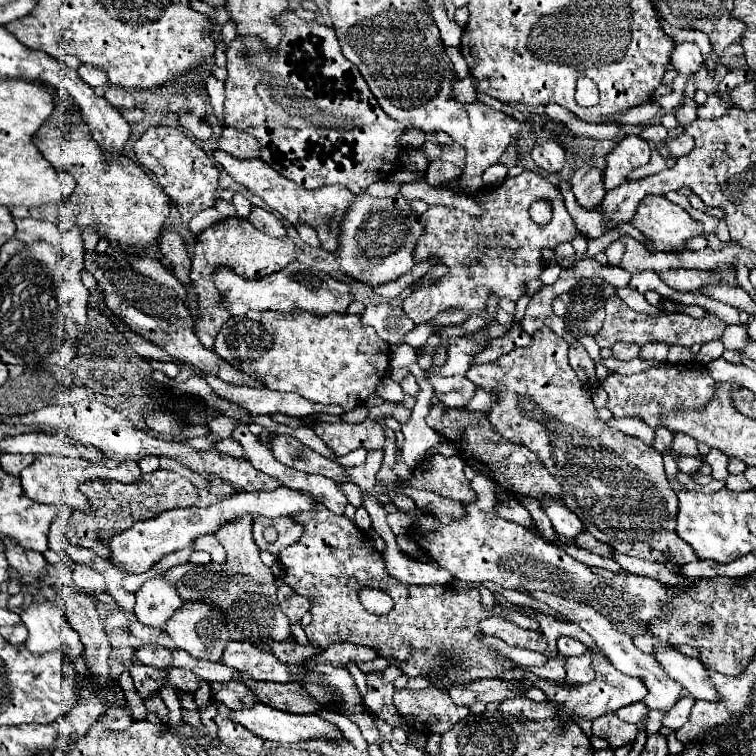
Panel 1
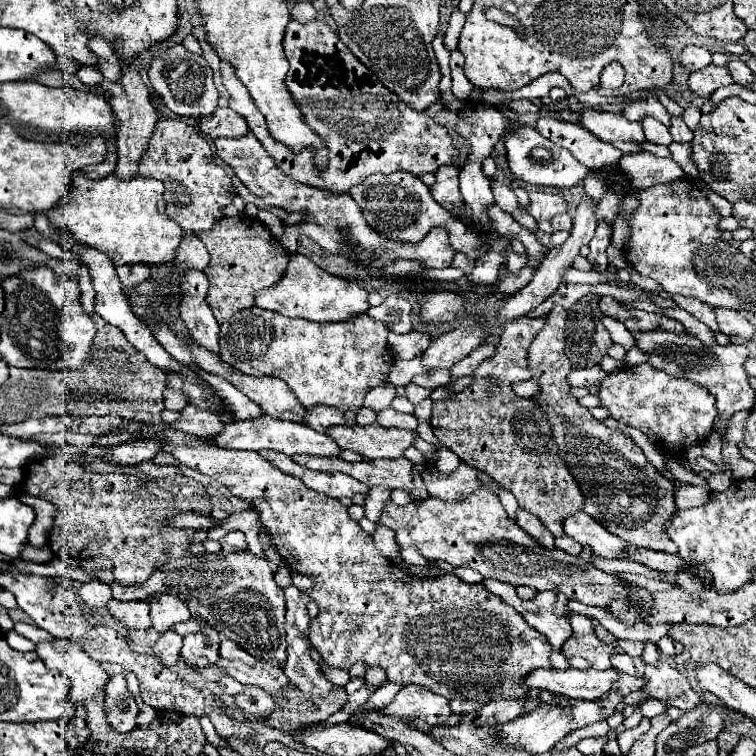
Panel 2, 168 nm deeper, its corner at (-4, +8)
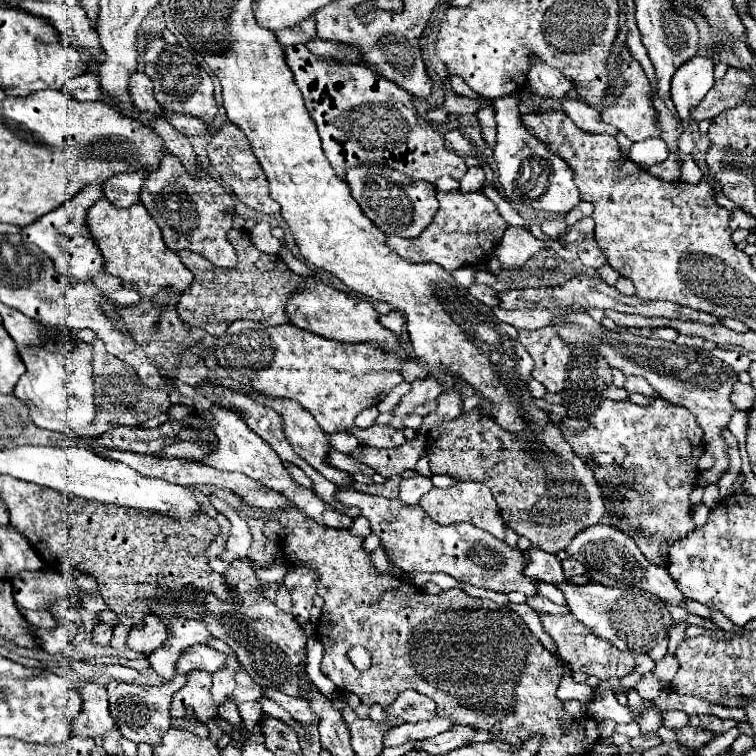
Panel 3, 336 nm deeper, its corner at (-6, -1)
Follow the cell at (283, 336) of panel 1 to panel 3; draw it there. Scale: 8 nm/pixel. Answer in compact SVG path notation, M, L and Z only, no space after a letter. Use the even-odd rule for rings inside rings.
M234 321L228 325L226 333L218 337L216 351L214 355L218 357L218 365L224 367L230 377L238 383L248 385L250 389L268 395L272 399L292 399L300 403L308 413L314 415L316 423L322 427L324 433L336 433L336 431L346 431L354 425L354 419L360 411L376 405L386 393L390 393L398 383L402 383L400 375L400 365L402 359L408 357L406 351L396 351L396 353L384 353L382 349L370 345L370 343L336 343L328 341L320 335L312 335L304 329L298 329L296 325L262 325L262 323L252 323L252 321Z

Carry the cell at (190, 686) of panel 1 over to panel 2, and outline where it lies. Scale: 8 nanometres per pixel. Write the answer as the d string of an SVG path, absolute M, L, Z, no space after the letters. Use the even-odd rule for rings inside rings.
M224 676L224 678L218 682L218 686L220 686L226 694L238 694L238 692L242 692L242 684L236 682L236 680L230 678L230 676Z

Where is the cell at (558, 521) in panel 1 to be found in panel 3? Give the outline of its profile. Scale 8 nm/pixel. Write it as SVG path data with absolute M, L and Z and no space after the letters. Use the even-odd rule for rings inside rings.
M606 523L592 525L592 527L584 529L584 533L578 533L572 539L572 543L568 545L568 549L564 549L564 551L570 557L574 557L576 561L580 561L588 569L592 581L596 581L596 583L602 583L606 587L632 585L632 587L644 589L648 593L654 593L656 597L660 597L662 601L666 601L670 605L684 607L684 595L680 593L680 589L672 581L672 577L668 575L668 569L650 563L640 553L640 549L636 547L636 543L626 533L622 533L620 529L616 529L616 527L610 527Z

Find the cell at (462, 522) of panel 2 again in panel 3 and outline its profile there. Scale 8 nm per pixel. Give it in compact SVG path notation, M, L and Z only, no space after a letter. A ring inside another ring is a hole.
M338 489L338 501L344 505L358 507L370 521L372 533L380 537L380 545L386 549L390 563L406 573L448 573L462 583L486 587L492 591L508 593L518 591L526 597L536 595L536 581L522 575L526 567L522 553L510 549L504 541L484 533L482 529L468 523L440 525L434 523L420 505L404 505L400 499L386 499L378 495L366 495L354 489Z

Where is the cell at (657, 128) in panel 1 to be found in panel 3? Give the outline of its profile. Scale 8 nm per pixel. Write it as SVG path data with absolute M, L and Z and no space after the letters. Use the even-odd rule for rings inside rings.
M646 139L646 141L638 141L638 143L632 143L630 147L630 159L634 163L640 163L640 165L656 165L656 163L662 163L666 161L668 157L668 147L662 139Z

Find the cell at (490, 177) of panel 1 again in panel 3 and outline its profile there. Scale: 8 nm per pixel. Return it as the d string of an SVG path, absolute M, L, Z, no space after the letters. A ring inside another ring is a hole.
M470 167L468 173L460 179L460 191L470 193L470 191L480 191L484 183L484 169L482 167Z

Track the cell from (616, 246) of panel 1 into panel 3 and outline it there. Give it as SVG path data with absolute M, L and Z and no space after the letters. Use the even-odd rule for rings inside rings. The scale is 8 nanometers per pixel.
M696 55L692 61L682 65L674 77L670 87L670 99L676 105L676 111L682 121L682 135L680 135L680 153L692 153L694 139L690 129L690 109L696 107L702 97L712 89L714 85L714 63L708 57Z

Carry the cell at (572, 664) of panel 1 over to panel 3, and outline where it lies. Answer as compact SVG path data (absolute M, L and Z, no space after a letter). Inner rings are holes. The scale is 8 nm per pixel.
M564 613L564 615L540 615L542 627L544 631L550 635L550 639L556 645L556 653L568 661L568 665L572 667L572 671L584 671L586 675L596 675L602 681L612 679L612 677L624 677L628 673L634 671L634 655L628 651L620 651L614 645L610 645L608 641L596 637L592 631L584 629L584 625L580 625L580 621L576 621L576 617L572 617L572 613Z

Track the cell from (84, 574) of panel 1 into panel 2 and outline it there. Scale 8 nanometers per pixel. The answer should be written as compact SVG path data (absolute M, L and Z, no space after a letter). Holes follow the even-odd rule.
M90 580L78 588L78 596L90 608L104 608L112 598L112 592L110 592L110 584L102 580Z

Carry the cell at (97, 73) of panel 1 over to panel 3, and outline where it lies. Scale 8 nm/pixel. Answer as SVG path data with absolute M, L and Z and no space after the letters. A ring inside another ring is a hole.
M82 73L72 77L64 87L64 93L76 101L98 101L100 99L100 81L94 73Z

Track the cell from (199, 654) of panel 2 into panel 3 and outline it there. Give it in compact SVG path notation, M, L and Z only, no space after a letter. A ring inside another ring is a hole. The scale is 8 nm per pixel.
M190 671L186 685L174 693L172 705L170 705L170 717L172 719L186 719L192 717L200 723L208 723L218 715L218 705L212 699L210 687L212 687L212 673L208 671Z

